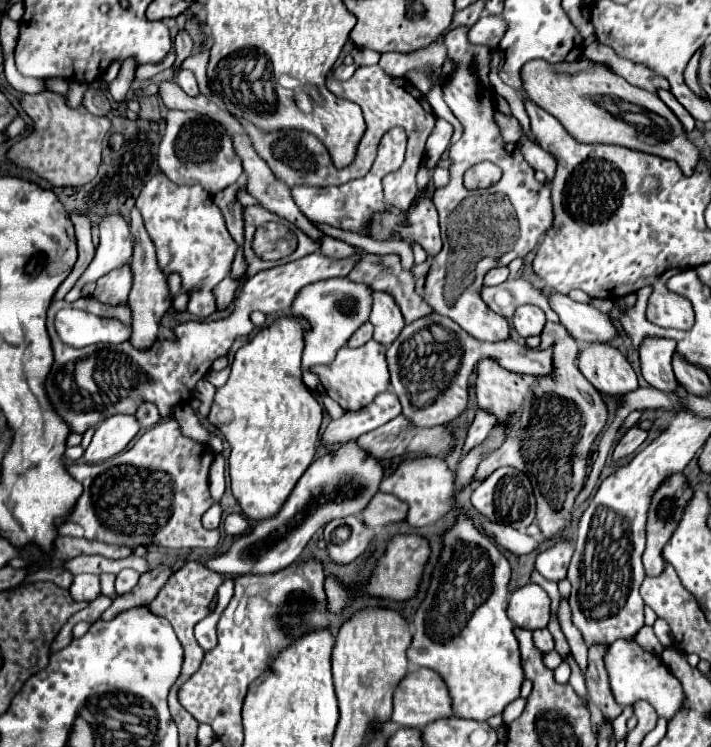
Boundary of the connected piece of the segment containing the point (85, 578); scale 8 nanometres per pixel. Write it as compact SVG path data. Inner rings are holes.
M77 575L71 585L71 595L75 601L93 601L101 595L99 577L97 575Z

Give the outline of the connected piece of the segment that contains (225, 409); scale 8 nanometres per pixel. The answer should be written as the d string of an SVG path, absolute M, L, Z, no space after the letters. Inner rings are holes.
M295 317L277 319L263 327L251 343L241 347L231 363L231 375L223 387L217 389L207 421L219 429L221 435L231 443L229 473L231 491L243 509L243 515L251 521L265 521L275 517L295 483L315 459L319 427L321 427L321 405L313 393L301 381L301 353L303 353L305 323Z

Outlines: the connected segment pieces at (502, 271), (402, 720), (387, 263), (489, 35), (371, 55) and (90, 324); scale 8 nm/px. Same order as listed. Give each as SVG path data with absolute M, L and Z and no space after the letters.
M495 267L485 275L485 285L499 285L509 277L509 269L507 267Z
M417 669L413 673L407 673L395 689L391 721L401 727L423 729L427 723L437 721L441 717L451 717L451 697L443 679L439 679L439 675L431 669Z
M365 255L349 275L355 283L367 283L373 291L387 291L395 297L407 323L431 315L431 307L415 293L415 279L401 267L399 255Z
M483 15L475 25L469 27L467 39L473 45L489 45L489 47L495 47L501 41L503 31L505 31L505 25L503 25L503 19L501 17Z
M355 47L351 51L351 55L353 55L357 67L359 65L377 65L377 61L379 61L379 53L375 53L371 49L359 49L359 47Z
M75 309L59 311L55 327L59 337L71 347L87 347L91 343L125 343L131 337L131 327L123 321Z

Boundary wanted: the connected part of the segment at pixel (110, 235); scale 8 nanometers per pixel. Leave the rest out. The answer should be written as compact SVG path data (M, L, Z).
M115 213L115 215L107 215L103 217L101 223L101 243L95 251L95 257L91 261L91 265L87 267L87 271L83 273L83 277L79 279L79 283L67 293L67 301L75 301L81 297L81 289L85 283L93 283L99 277L103 277L105 273L109 273L115 267L125 265L131 259L133 253L133 243L129 239L129 223L125 221L123 215Z

